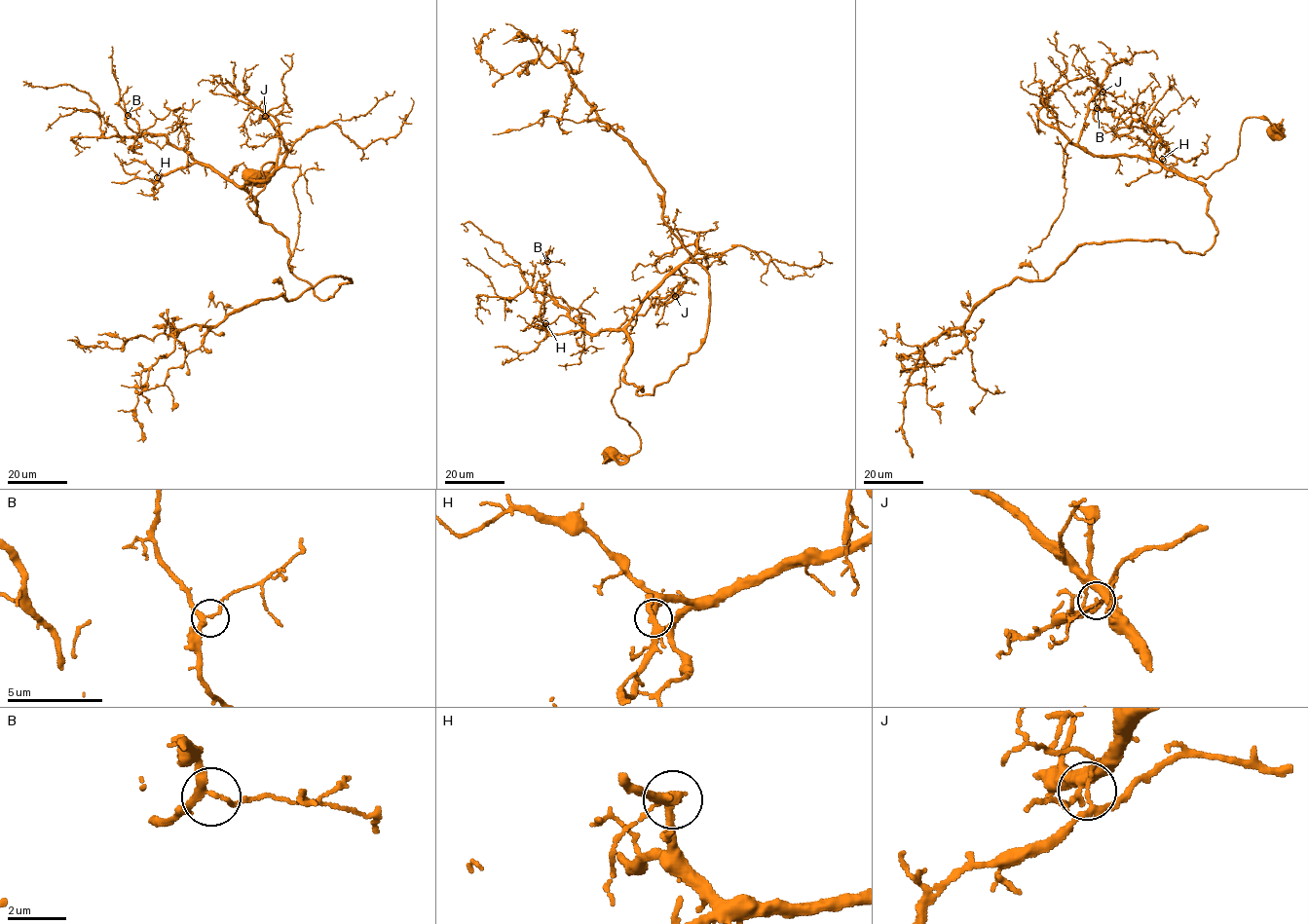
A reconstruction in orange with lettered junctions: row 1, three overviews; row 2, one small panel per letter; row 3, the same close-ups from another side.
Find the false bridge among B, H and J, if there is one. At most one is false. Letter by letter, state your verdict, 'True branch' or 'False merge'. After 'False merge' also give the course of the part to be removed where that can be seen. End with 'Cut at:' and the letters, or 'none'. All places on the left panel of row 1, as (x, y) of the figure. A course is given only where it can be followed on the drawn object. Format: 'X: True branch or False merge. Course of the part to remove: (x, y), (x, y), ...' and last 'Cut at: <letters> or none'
B: True branch
H: True branch
J: False merge. Course of the part to remove: (265, 116), (253, 122), (249, 116)
Cut at: J

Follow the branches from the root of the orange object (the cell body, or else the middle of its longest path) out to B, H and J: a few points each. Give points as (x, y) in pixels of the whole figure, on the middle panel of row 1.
B: (612, 453), (640, 449), (611, 399), (631, 343), (622, 331), (589, 334), (541, 295), (547, 261)
H: (612, 453), (640, 449), (640, 436), (611, 399), (630, 342), (622, 331), (551, 334), (545, 322)
J: (612, 453), (640, 449), (640, 436), (611, 399), (630, 354), (627, 324), (677, 268), (687, 281), (674, 296)

